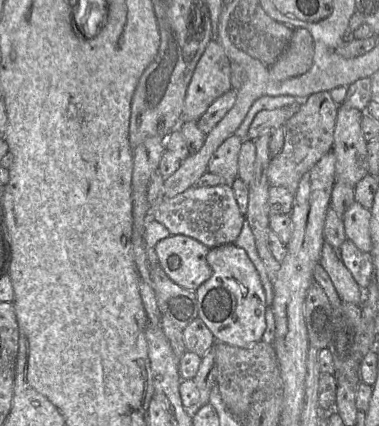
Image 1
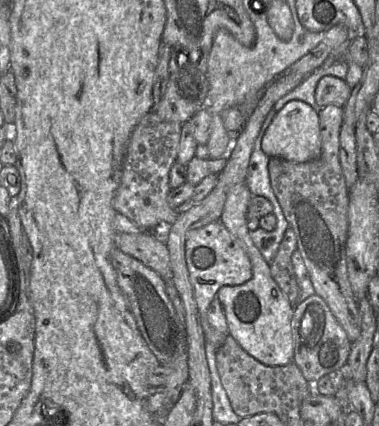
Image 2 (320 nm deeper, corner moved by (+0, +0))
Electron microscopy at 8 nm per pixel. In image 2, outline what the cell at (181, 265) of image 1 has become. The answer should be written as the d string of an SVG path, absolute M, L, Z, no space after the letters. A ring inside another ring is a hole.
M220 221L190 231L186 237L185 255L205 339L218 349L228 334L223 334L210 325L208 309L221 287L244 284L252 278L249 256L241 242Z

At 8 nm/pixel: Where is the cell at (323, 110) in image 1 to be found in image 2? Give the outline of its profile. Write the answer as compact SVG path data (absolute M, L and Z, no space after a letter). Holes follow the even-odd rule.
M327 105L318 112L322 152L319 158L308 162L292 162L282 158L270 158L268 164L270 184L283 213L297 238L299 250L315 292L329 306L333 315L345 330L350 342L361 334L361 317L357 299L354 297L347 273L346 241L348 237L349 188L342 171L339 150L340 130L344 123L344 109L336 105Z

